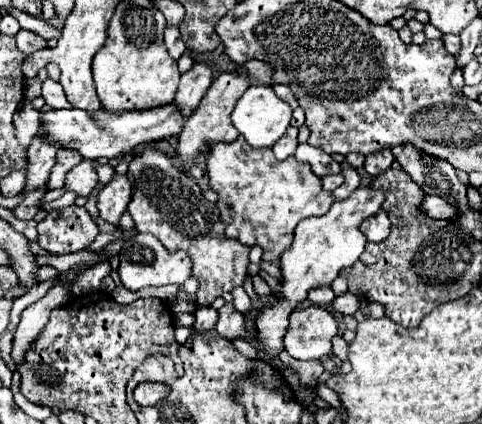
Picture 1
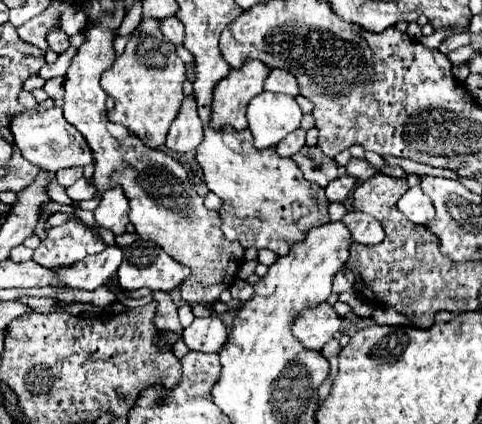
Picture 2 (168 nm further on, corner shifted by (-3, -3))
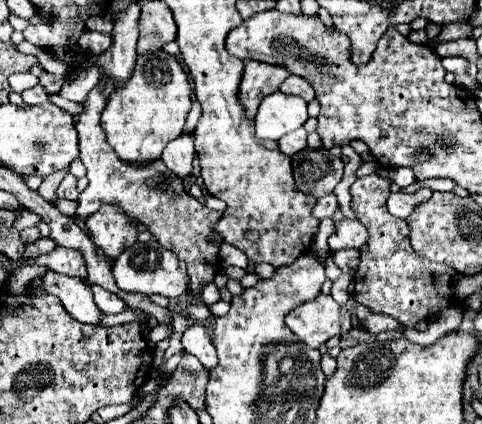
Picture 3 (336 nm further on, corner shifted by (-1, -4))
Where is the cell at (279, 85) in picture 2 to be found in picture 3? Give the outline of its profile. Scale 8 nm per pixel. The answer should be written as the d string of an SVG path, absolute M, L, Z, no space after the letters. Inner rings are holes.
M291 74L291 76L281 84L281 88L279 88L279 90L281 90L281 92L285 92L285 94L301 96L301 98L303 98L303 100L307 100L307 102L315 100L315 90L311 88L311 82L303 80L301 76L295 76L295 74Z

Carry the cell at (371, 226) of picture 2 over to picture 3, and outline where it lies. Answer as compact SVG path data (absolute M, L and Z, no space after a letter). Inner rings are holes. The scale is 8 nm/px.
M339 220L335 224L335 232L329 236L331 252L343 250L343 248L361 248L367 242L367 228L359 220Z

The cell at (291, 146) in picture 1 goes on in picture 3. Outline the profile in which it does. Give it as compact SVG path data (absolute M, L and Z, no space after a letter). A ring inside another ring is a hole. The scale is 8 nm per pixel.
M299 128L299 130L283 136L283 138L279 140L279 148L281 148L287 156L293 156L293 154L305 150L305 148L307 148L307 132L305 132L305 128Z

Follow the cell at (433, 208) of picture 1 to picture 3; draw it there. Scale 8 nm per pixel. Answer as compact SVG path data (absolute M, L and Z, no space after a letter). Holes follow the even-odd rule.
M419 188L415 194L391 192L387 198L387 208L395 218L407 218L411 214L411 208L415 208L415 204L421 204L423 200L429 200L431 194L431 188Z

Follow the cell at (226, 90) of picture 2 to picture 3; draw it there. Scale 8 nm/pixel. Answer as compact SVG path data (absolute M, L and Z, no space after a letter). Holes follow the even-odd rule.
M245 60L245 72L243 72L239 96L241 96L241 102L245 104L249 118L257 114L257 108L267 94L273 94L275 90L279 90L279 86L287 76L291 74L283 66Z

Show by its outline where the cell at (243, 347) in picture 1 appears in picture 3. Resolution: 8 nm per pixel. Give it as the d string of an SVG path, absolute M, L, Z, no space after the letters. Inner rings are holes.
M193 324L191 328L187 328L183 332L183 348L185 352L193 354L199 358L199 362L207 368L207 370L213 370L219 362L217 358L217 350L215 346L211 344L211 336L209 336L209 330L203 326L203 324Z

